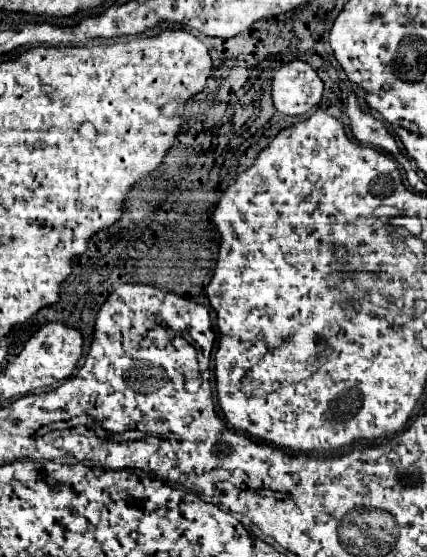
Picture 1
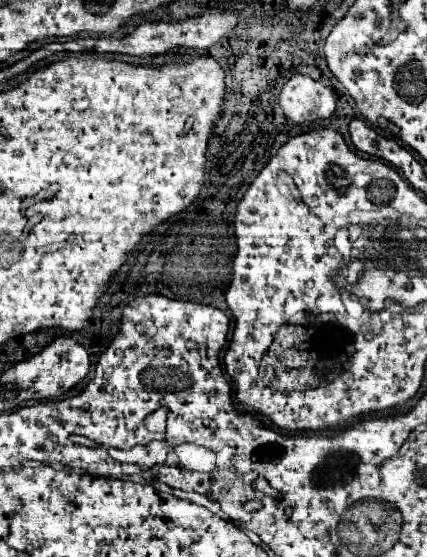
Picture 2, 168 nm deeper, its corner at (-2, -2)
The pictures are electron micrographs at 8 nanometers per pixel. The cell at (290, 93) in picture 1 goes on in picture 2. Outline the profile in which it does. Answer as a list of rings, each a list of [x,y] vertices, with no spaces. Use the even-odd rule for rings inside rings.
[[[294,74],[282,88],[280,106],[284,116],[296,124],[330,118],[336,110],[336,94],[310,76]]]

